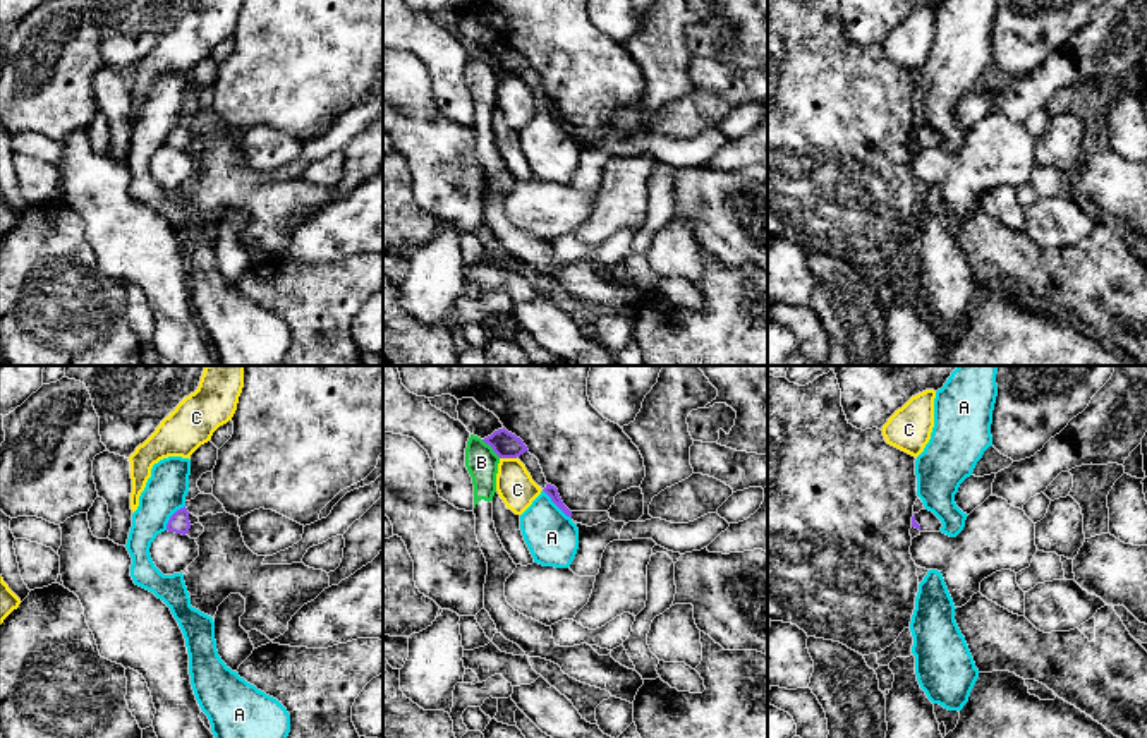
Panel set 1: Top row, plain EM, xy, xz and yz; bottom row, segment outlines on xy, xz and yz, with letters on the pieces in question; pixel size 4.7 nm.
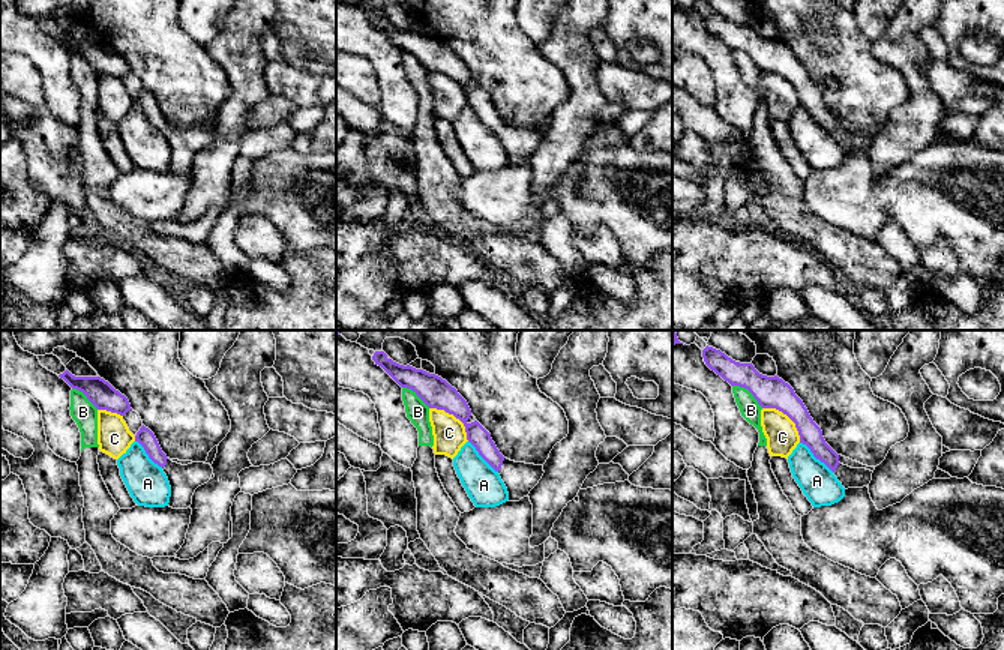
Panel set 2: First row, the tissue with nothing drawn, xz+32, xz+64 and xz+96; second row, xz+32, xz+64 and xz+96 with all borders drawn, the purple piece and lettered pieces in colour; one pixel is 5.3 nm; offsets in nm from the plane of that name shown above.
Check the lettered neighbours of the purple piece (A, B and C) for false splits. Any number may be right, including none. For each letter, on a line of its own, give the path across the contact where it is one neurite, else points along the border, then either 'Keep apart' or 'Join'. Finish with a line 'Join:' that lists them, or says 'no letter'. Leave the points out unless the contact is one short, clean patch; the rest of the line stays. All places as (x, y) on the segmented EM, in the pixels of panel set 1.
A: Boundary: xz (543, 489), (570, 519). Keep apart
B: Boundary: xz (481, 440), (500, 457). Keep apart
C: Boundary: xz (500, 457), (515, 459). Keep apart
Join: no letter

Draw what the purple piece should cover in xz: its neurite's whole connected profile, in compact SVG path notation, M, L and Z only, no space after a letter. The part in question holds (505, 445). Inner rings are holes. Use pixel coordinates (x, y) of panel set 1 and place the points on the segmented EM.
M505 427L495 431L482 441L489 445L500 458L517 458L522 453L529 451L524 441L515 434L508 433Z

